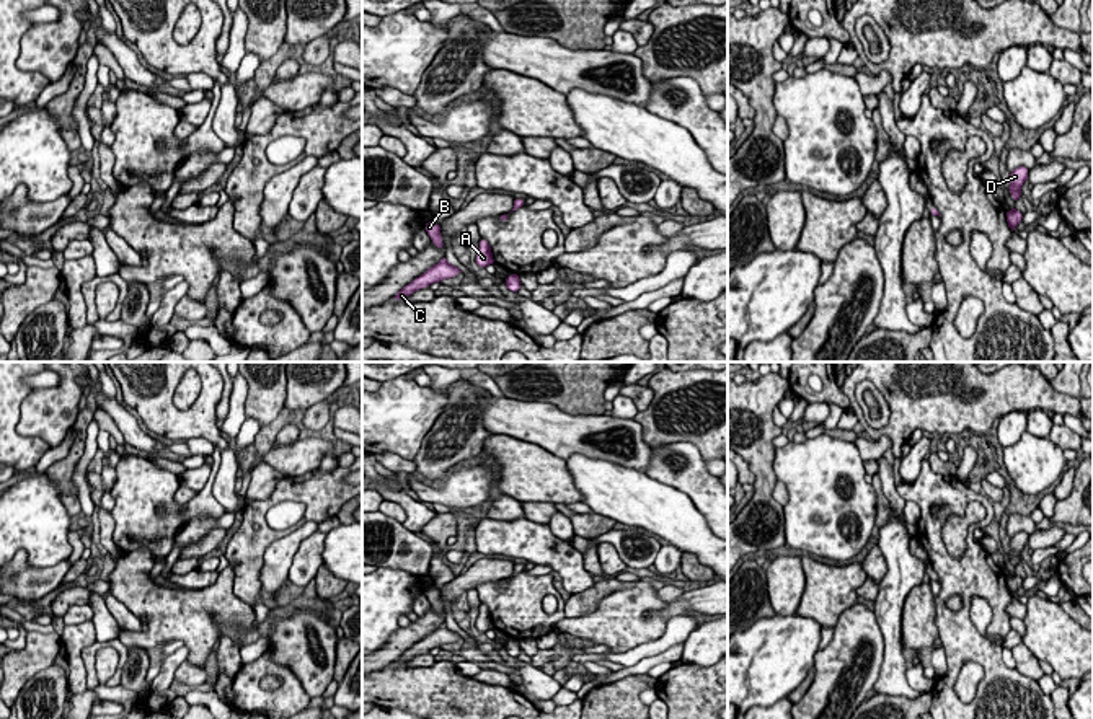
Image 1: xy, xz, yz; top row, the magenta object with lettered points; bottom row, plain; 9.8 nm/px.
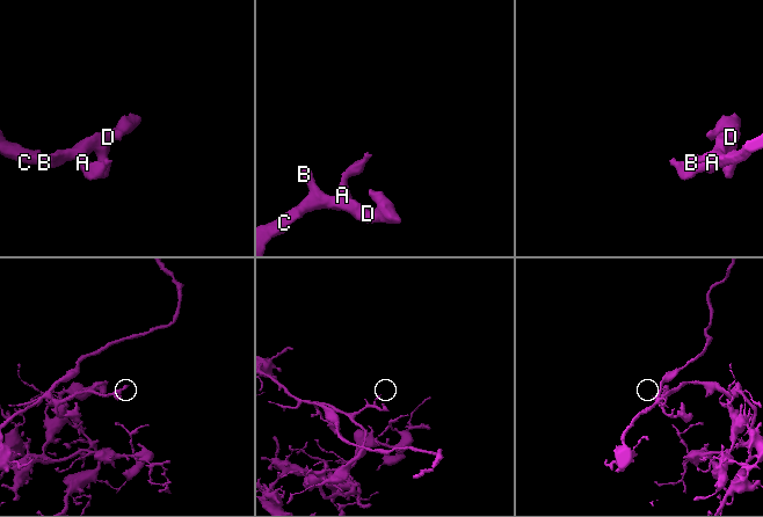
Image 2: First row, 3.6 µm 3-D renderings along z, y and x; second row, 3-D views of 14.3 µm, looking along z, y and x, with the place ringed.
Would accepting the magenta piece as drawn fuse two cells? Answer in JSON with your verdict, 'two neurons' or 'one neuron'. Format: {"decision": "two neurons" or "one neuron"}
{"decision": "one neuron"}

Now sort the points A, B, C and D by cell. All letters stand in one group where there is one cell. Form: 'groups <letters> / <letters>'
groups A B C D

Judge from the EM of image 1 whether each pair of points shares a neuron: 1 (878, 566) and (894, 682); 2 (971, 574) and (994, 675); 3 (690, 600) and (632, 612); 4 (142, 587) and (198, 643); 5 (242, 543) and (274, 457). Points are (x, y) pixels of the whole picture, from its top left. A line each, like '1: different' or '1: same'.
1: different
2: same
3: different
4: same
5: different

